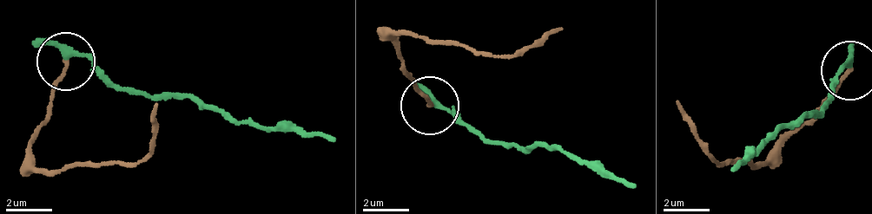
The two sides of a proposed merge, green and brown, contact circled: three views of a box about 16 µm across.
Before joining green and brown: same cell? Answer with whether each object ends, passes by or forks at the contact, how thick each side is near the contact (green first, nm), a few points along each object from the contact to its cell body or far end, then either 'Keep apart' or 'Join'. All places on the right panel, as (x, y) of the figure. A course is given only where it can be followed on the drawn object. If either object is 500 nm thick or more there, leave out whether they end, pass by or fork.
At the ring green passes by. At the ring brown ends. Thickness 220 nm (green) against 160 nm. Course of green: (848, 68), (840, 66), (827, 92), (822, 114), (767, 132), (765, 145), (733, 169). Course of brown: (848, 68), (795, 132), (762, 163), (716, 165), (677, 99). Keep apart

